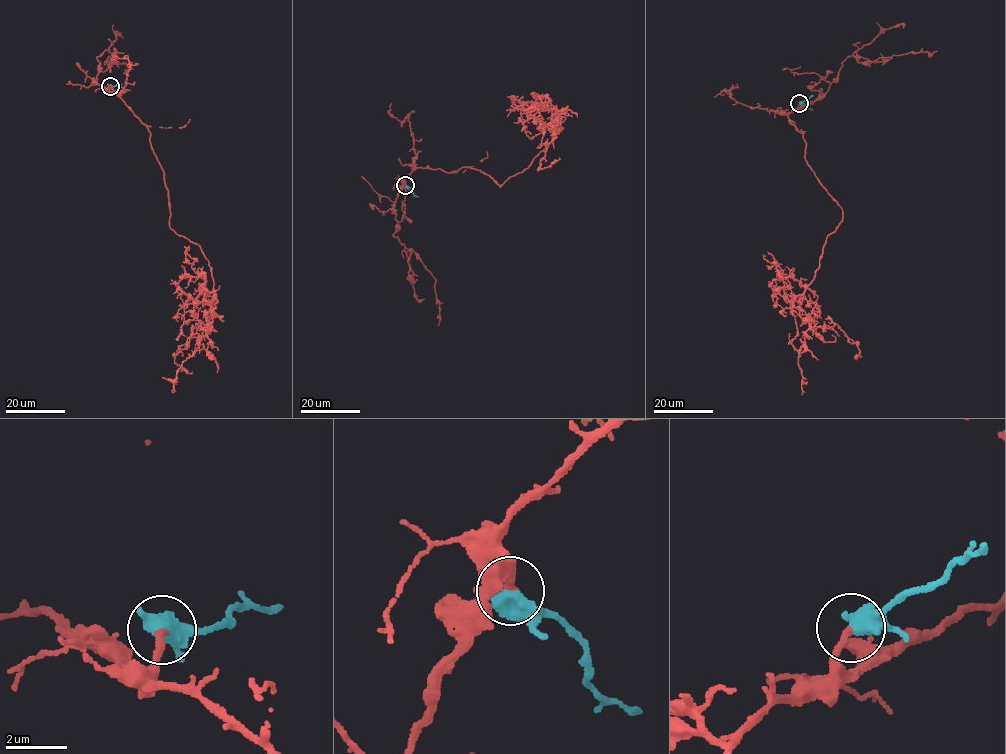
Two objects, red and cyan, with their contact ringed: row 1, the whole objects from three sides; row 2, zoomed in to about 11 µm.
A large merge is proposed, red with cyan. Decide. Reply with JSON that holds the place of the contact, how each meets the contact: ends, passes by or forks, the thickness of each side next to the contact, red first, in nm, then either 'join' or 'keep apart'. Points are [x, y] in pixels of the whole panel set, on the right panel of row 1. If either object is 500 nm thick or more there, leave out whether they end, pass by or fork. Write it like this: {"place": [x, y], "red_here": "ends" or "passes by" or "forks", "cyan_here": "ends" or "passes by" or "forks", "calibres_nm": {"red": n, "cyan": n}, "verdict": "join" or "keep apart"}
{"place": [799, 103], "calibres_nm": {"red": 240, "cyan": 750}, "verdict": "join"}

